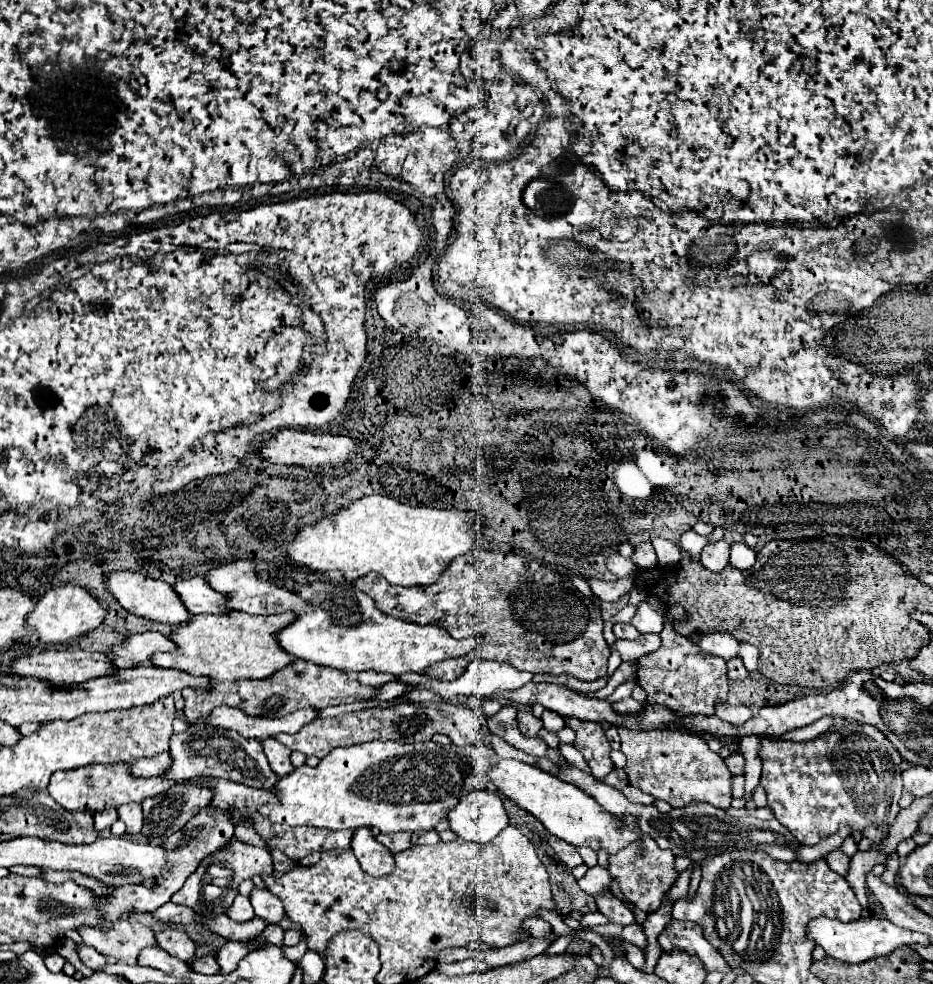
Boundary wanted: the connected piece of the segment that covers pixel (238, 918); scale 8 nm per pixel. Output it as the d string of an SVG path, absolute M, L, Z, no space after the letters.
M237 896L233 906L229 908L227 916L235 922L249 922L255 914L253 914L253 906L251 906L251 900L247 896Z

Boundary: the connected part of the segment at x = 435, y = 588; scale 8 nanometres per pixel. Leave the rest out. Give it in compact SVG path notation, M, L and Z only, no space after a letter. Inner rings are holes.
M477 548L473 554L463 554L451 562L451 566L441 574L439 582L431 586L393 586L385 578L375 572L365 574L363 578L355 580L355 586L375 600L375 606L387 614L415 624L437 624L443 626L453 638L469 638L469 636L485 636L487 642L480 644L471 652L459 657L436 663L425 670L433 678L451 680L457 678L459 672L475 658L506 662L521 671L534 674L569 674L579 680L597 680L607 674L607 642L603 638L603 618L601 610L595 606L593 600L585 598L573 582L559 572L517 554L505 554L495 550L481 550Z

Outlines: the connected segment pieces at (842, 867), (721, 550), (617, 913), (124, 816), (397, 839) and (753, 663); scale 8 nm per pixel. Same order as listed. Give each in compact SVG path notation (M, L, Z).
M841 850L831 852L831 854L827 856L827 864L829 864L837 874L841 874L841 876L845 876L847 870L849 870L849 858L847 858Z
M725 540L707 544L701 552L701 564L713 572L723 570L729 564L729 550L731 550L731 544Z
M595 896L595 902L599 906L599 912L609 918L609 922L615 924L633 924L635 916L633 912L615 896Z
M123 804L117 808L119 820L125 822L127 826L127 834L139 834L141 826L143 826L143 810L141 804Z
M399 832L399 834L379 834L377 840L387 846L391 852L403 852L411 846L411 834L409 832Z
M741 642L739 644L739 658L743 660L743 666L753 672L757 670L757 660L759 660L759 650L747 642Z

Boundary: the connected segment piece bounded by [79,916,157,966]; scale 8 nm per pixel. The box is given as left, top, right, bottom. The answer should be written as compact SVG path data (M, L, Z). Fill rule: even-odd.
M135 916L103 922L93 928L81 928L79 934L85 944L99 950L109 962L123 962L129 966L137 966L139 950L157 946L155 932Z

